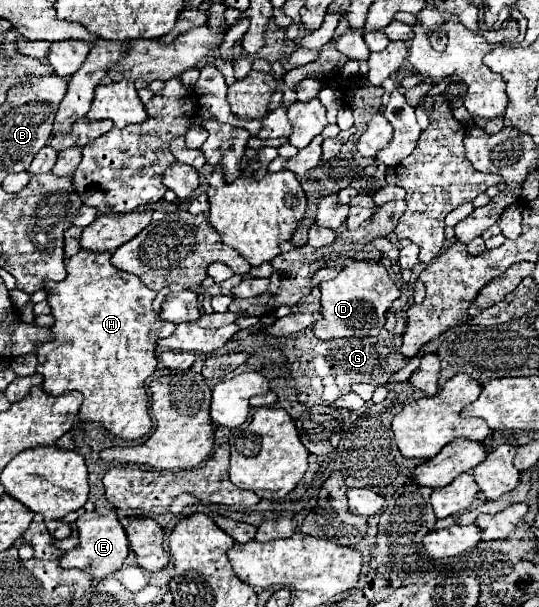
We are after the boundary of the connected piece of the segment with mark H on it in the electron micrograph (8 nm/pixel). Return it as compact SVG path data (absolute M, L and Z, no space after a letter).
M80 249L74 257L68 259L68 275L64 281L60 283L52 283L52 281L44 281L44 291L48 293L46 301L50 303L50 309L52 309L52 315L54 315L54 325L50 327L54 339L52 341L46 341L46 343L40 343L36 345L36 357L38 357L38 373L44 375L44 391L50 393L50 395L62 395L66 391L80 391L84 395L84 403L82 403L82 419L84 421L100 421L112 435L120 437L120 439L128 439L128 441L136 441L144 435L150 433L150 427L152 427L152 421L150 421L150 415L148 415L148 399L146 399L146 389L144 389L144 381L146 377L150 377L154 371L156 371L156 365L158 365L158 359L156 359L156 343L158 339L162 337L170 337L176 329L174 323L168 323L164 319L160 319L160 315L154 311L152 303L154 303L154 297L156 293L150 291L136 275L130 275L130 273L124 273L120 269L116 269L112 265L112 255L110 253L100 253L100 251L86 251L86 249Z

